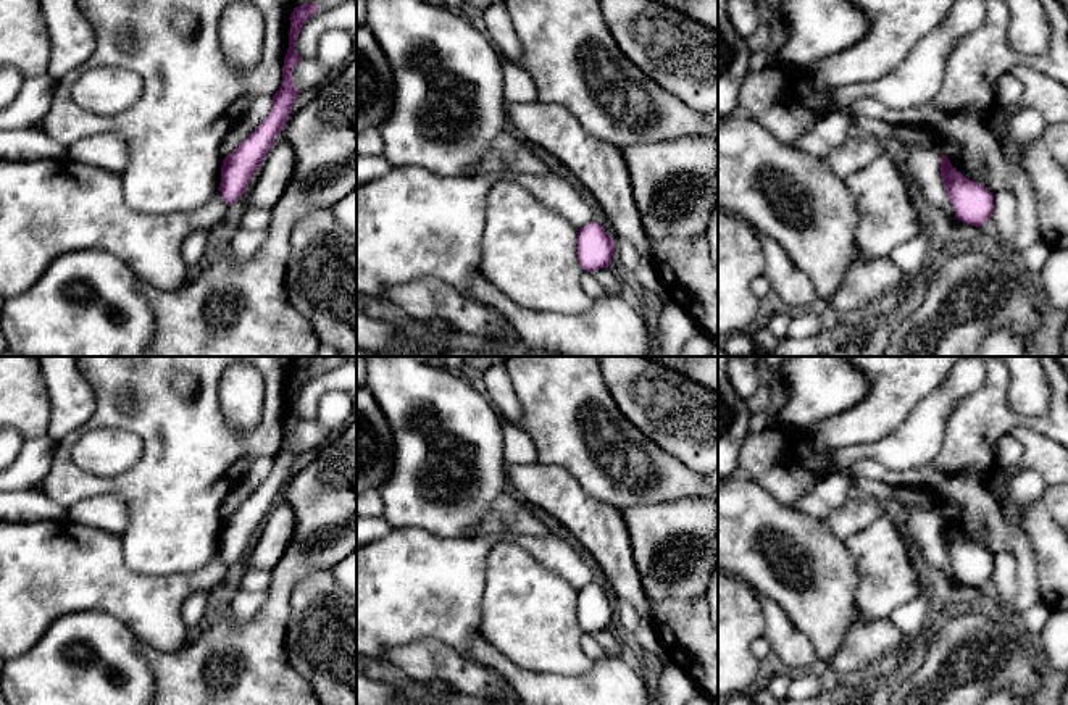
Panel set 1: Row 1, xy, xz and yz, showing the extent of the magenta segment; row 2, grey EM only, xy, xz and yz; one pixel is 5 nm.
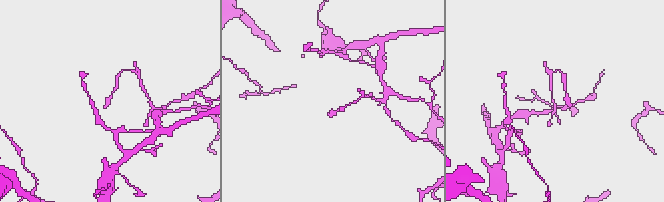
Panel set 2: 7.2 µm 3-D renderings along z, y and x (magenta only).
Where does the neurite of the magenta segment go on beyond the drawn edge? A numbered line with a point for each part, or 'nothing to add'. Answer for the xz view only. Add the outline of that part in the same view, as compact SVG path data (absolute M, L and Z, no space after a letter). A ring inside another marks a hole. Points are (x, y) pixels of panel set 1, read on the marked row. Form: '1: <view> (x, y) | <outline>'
nothing to add

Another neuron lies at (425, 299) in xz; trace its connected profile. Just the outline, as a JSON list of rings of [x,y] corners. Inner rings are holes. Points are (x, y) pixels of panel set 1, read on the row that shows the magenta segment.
[[[428,276],[403,284],[390,284],[382,294],[416,321],[436,319],[455,332],[519,342],[515,329],[505,324],[489,307],[437,277]]]

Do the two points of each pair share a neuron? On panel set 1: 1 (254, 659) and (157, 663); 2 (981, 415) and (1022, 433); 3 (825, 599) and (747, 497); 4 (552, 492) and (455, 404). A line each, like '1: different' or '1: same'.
1: same
2: different
3: same
4: different

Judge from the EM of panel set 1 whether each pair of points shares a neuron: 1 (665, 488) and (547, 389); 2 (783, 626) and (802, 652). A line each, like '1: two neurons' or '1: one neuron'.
1: one neuron
2: one neuron

